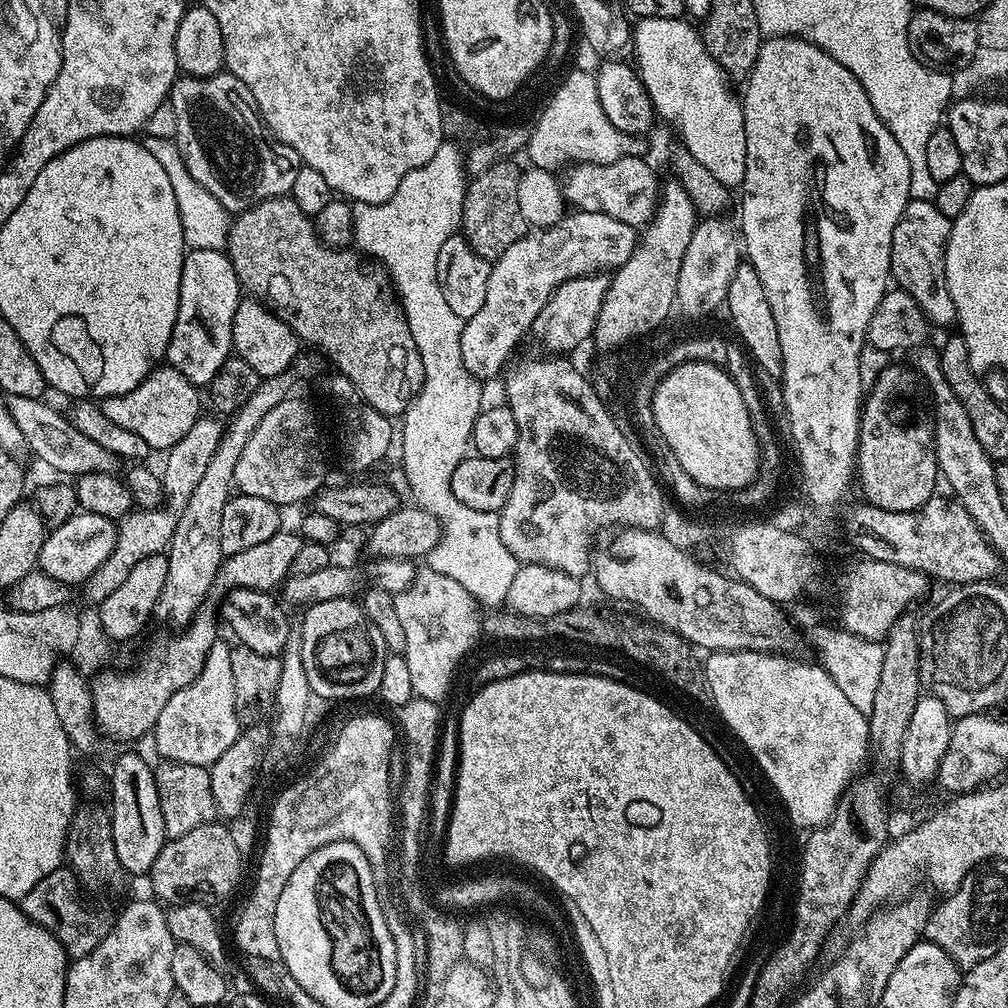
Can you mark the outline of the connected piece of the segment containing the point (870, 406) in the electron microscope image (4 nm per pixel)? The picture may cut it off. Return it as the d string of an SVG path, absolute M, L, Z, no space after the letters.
M889 364L869 389L861 409L856 459L865 501L895 512L913 512L931 500L940 474L931 421L913 404L916 376L905 368Z

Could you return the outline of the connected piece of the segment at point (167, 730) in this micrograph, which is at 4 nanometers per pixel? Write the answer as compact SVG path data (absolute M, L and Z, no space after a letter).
M216 642L206 658L202 672L194 682L178 690L162 709L154 729L156 748L164 760L179 764L208 768L215 760L222 758L236 739L242 735L236 695L234 674L230 670L232 648Z

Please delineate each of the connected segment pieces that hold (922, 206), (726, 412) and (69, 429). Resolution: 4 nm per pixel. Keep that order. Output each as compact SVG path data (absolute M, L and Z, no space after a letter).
M909 199L902 218L898 218L898 226L894 226L892 235L892 280L918 302L922 314L926 314L929 325L944 328L947 324L955 325L958 317L954 310L954 298L950 298L950 290L946 286L946 246L950 238L952 220L942 210L938 210L936 203L930 200Z
M692 361L679 365L670 372L651 393L651 408L655 431L670 444L670 450L682 464L694 482L707 490L717 488L720 492L733 494L748 486L759 470L759 446L752 429L751 416L743 402L741 386L724 373L725 369L704 361Z
M8 396L7 403L13 421L22 432L27 444L27 451L37 456L48 468L68 478L79 478L91 472L117 471L118 457L110 450L98 446L98 442L90 442L86 434L82 434L75 426L68 421L67 415L55 412L50 405L44 404L43 399L31 400L30 398L18 398Z

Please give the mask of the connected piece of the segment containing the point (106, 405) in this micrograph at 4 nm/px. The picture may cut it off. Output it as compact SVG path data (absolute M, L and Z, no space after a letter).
M153 367L149 371L148 377L142 380L136 388L131 388L125 396L109 396L102 404L106 418L110 422L114 422L114 426L118 426L122 430L130 430L130 434L138 434L138 438L146 441L149 449L152 450L156 450L156 448L161 448L161 450L173 448L179 440L186 438L190 426L194 426L194 422L200 419L202 415L200 396L196 393L199 392L197 385L191 384L177 368L163 367Z

